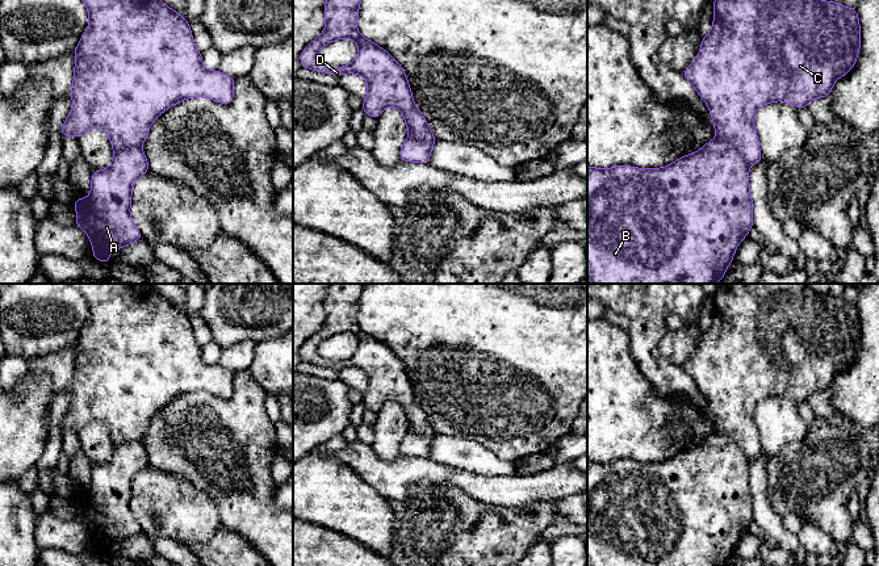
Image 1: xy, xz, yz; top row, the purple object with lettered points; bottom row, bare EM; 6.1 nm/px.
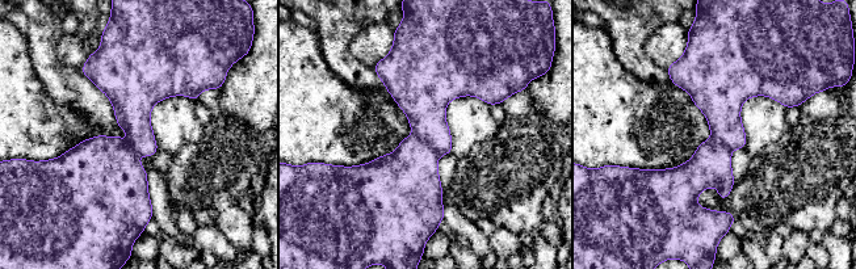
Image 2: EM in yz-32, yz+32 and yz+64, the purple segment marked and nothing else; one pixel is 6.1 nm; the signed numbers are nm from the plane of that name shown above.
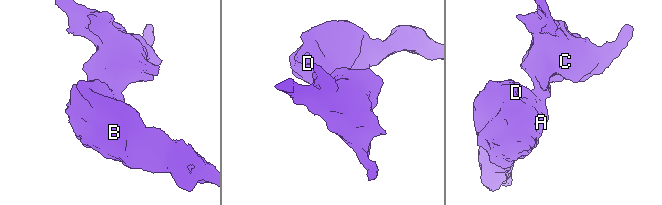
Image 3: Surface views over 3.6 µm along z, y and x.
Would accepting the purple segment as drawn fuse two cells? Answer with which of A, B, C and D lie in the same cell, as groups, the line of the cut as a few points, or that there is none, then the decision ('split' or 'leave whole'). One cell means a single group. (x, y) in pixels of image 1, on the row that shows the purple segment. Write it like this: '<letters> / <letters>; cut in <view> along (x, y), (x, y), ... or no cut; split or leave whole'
A B D / C; cut in yz along (718, 137), (727, 141), (748, 166); split

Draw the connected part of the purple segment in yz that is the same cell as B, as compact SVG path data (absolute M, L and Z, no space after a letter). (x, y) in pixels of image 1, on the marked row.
M715 138L699 151L685 155L664 168L616 165L610 169L587 167L587 278L594 284L716 284L724 278L740 242L753 227L753 200L749 165L728 142Z

